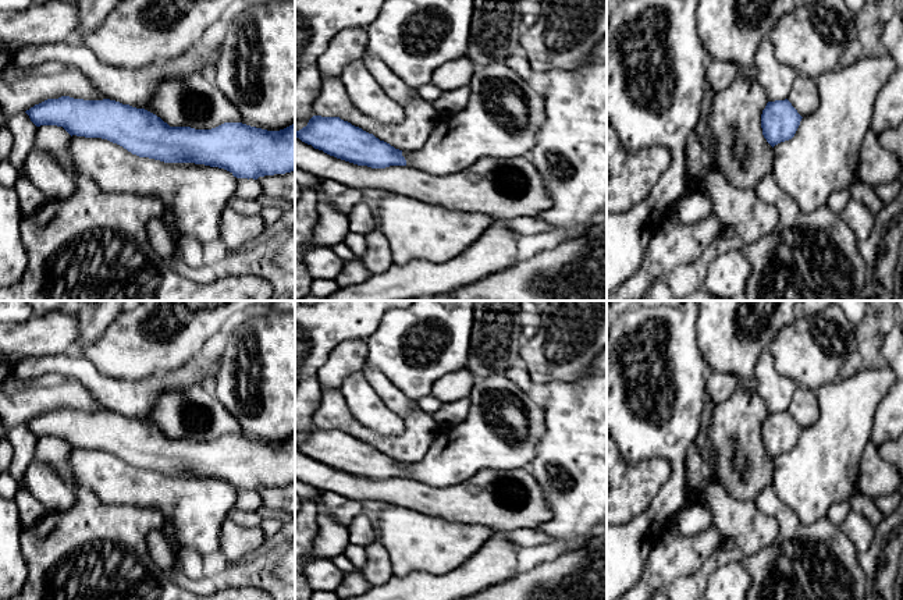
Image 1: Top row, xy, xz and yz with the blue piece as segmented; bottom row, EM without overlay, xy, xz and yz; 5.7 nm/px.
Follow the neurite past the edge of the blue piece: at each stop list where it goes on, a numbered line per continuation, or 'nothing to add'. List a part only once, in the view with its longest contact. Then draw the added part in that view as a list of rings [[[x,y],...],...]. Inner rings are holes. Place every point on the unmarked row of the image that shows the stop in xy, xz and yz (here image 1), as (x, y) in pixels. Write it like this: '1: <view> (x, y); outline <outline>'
1: xz (512, 500); outline [[[295,448],[295,479],[348,500],[384,501],[449,522],[491,530],[534,529],[551,518],[540,484],[527,469],[483,471],[452,487],[430,487],[408,477],[371,480],[314,461]]]

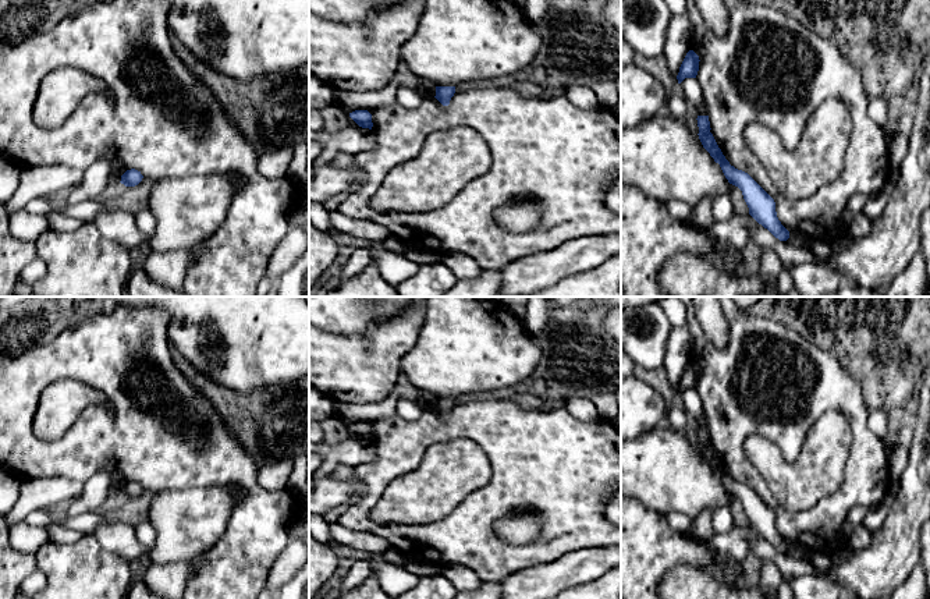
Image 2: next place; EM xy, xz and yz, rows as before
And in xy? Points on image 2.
nothing to add

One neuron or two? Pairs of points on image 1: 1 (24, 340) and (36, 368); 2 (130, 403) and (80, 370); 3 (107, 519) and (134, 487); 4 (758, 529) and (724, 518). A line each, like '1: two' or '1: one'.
1: two
2: one
3: two
4: one

